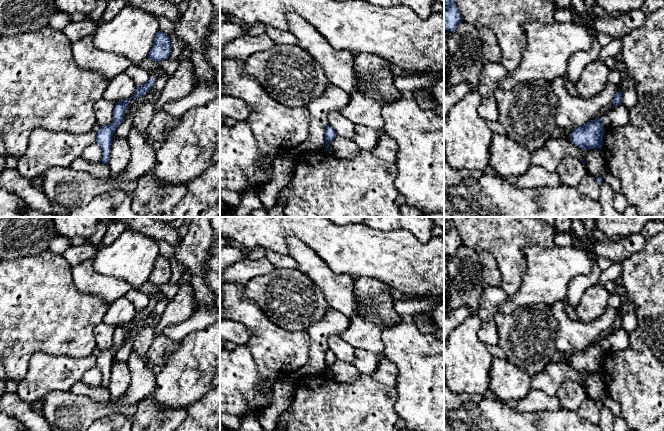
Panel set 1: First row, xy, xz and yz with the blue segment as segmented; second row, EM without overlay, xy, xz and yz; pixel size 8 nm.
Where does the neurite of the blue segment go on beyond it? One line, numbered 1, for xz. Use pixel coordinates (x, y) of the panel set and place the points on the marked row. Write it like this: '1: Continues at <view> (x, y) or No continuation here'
1: No continuation here

